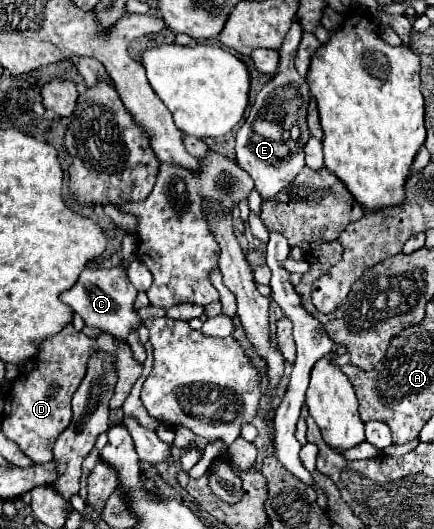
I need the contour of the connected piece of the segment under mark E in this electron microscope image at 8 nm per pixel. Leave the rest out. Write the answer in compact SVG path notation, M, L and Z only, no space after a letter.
M295 20L279 48L279 66L275 76L257 92L249 116L235 136L235 160L237 164L241 164L241 168L245 168L245 172L249 172L261 198L277 196L279 190L285 184L289 184L289 180L293 180L305 166L303 146L309 140L309 128L307 128L309 84L305 78L297 74L293 66L299 42L301 42L301 26Z

